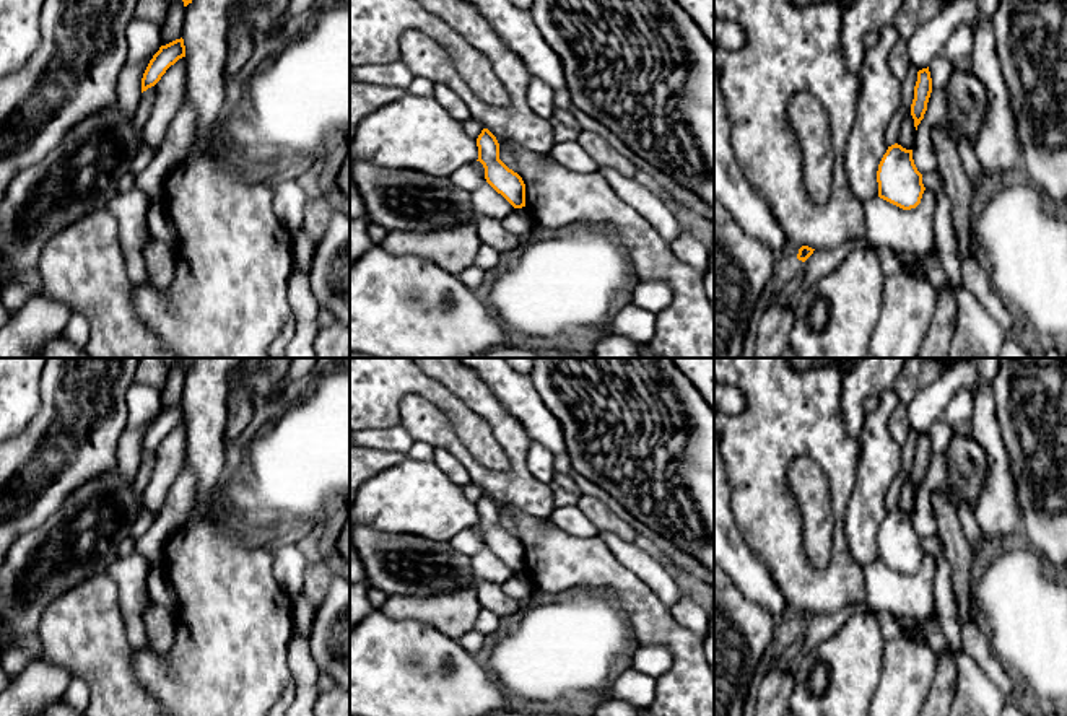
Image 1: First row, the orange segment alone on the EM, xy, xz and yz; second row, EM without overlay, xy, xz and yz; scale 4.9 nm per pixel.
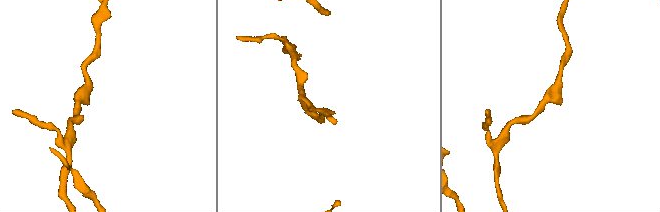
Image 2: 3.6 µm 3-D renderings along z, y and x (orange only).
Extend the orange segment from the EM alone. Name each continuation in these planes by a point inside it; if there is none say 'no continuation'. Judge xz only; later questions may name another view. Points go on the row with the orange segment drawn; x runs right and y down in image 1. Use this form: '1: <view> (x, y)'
no continuation

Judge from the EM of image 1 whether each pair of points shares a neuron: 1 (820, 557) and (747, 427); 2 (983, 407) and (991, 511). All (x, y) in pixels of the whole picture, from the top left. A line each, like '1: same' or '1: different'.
1: different
2: same

